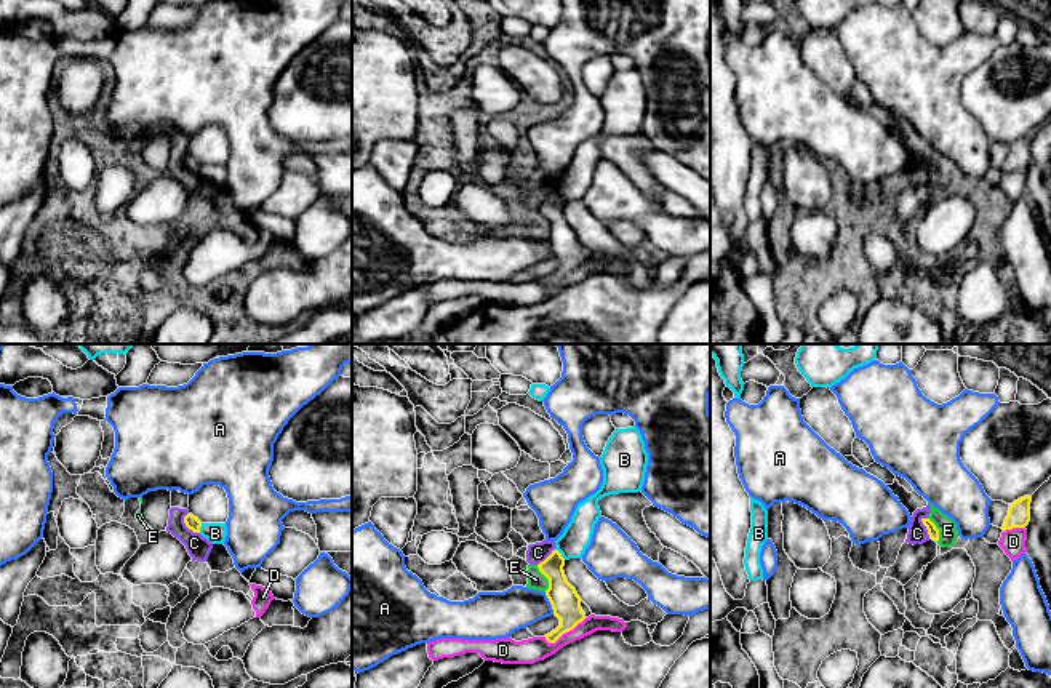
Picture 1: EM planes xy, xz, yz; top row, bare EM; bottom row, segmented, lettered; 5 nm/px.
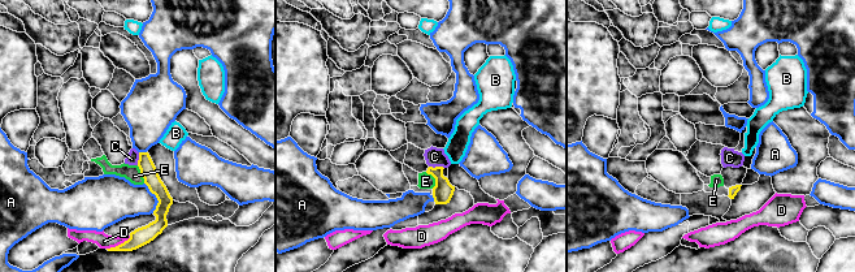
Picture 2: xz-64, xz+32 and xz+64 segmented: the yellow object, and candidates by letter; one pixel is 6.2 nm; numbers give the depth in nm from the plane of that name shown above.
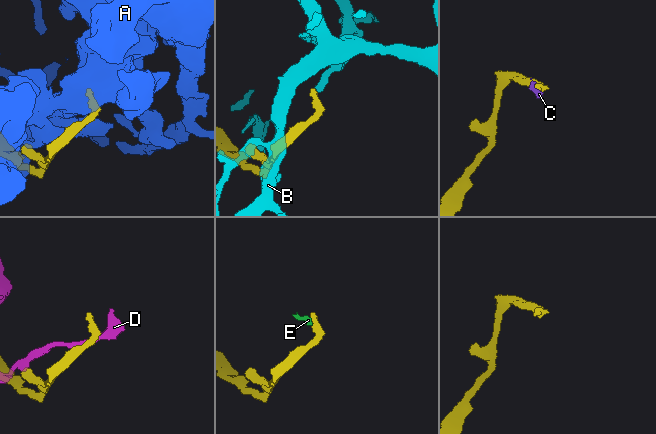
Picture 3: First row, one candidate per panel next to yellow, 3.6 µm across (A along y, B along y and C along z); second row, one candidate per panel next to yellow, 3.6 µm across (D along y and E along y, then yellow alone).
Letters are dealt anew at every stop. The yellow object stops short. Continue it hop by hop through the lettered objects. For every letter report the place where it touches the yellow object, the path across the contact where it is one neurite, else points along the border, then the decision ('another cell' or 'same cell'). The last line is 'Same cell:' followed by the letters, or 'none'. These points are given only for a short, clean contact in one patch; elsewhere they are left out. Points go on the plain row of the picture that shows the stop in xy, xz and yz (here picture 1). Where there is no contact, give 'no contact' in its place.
A: xz (551, 245) | another cell
B: xz (560, 196) | another cell
C: xy (186, 167) | along xy (187, 154), (184, 165), (199, 175) | another cell
D: xz (565, 274) | another cell
E: xz (546, 218) | along xz (536, 207), (547, 221), (546, 232) | another cell
Same cell: none

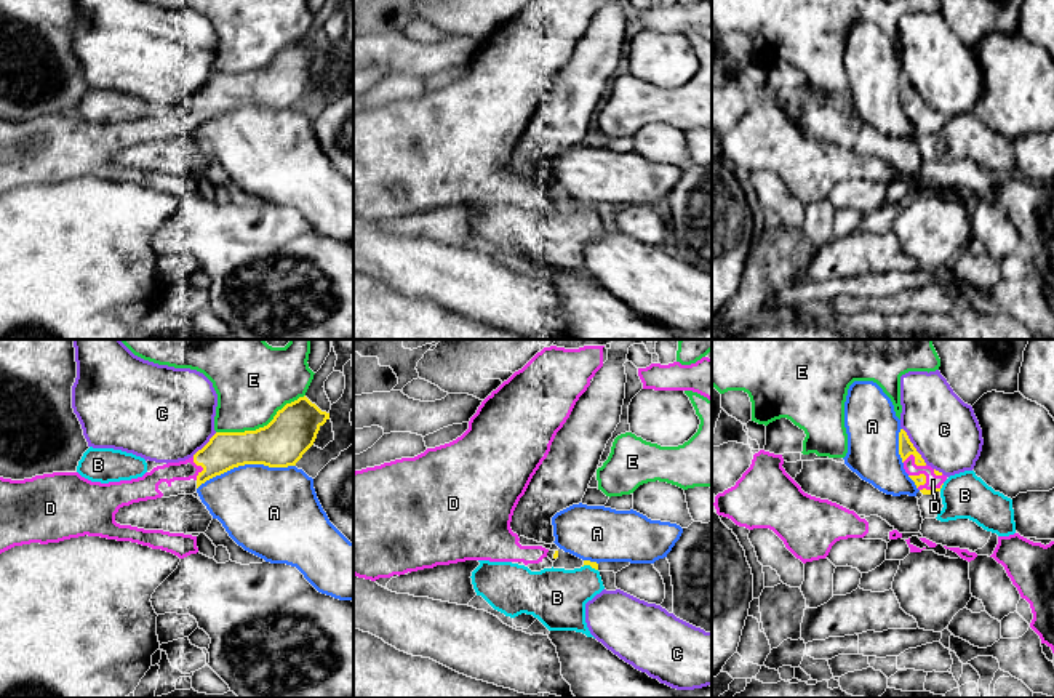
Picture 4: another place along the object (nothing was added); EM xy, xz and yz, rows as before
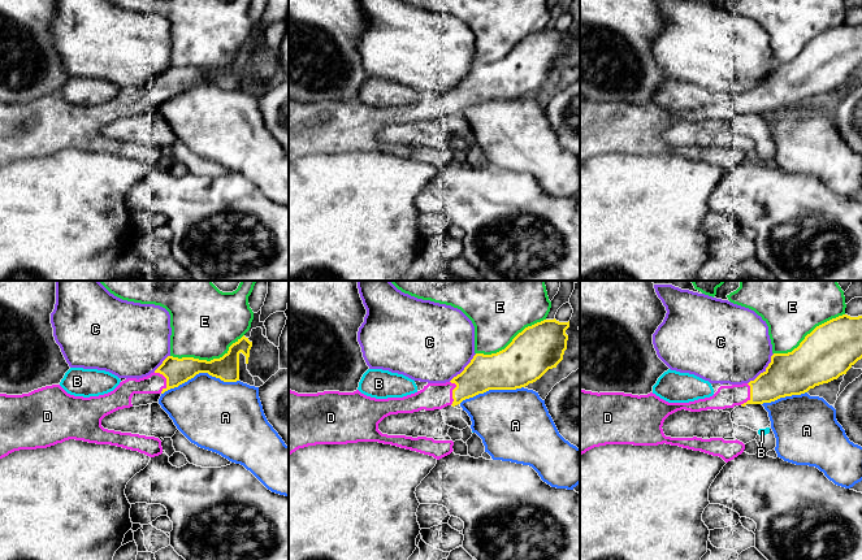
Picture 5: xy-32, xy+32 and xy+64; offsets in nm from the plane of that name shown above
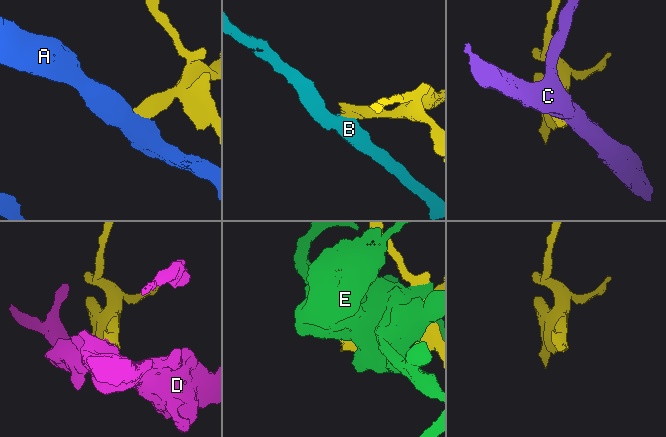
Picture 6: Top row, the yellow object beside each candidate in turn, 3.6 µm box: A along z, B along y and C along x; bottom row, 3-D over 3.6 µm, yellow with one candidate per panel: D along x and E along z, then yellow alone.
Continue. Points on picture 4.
A: xy (245, 104) | another cell
B: xz (590, 207) | another cell
C: yz (912, 87) | another cell
D: yz (915, 101) | same cell
E: xy (261, 69) | another cell
Same cell: D

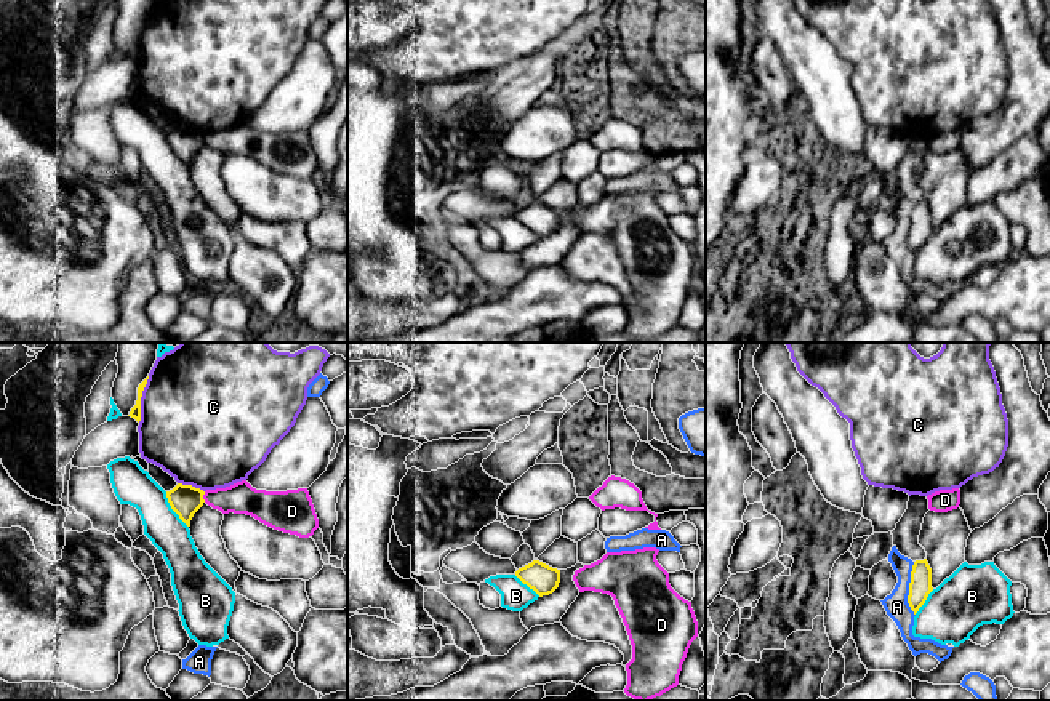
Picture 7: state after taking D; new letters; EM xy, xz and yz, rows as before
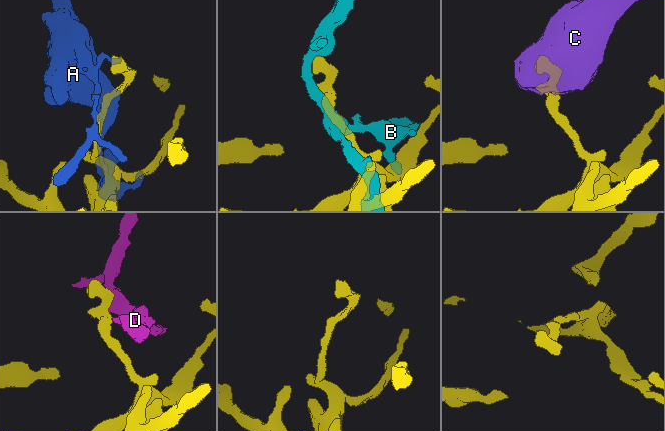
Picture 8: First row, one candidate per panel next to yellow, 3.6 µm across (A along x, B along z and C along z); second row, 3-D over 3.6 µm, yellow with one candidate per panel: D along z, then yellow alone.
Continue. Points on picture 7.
A: yz (909, 231) | along yz (913, 204), (908, 247), (914, 256) | another cell
B: xy (172, 149) | another cell
C: xy (140, 40) | another cell
D: xy (202, 138) | along xy (205, 133), (204, 143) | another cell
Same cell: none

